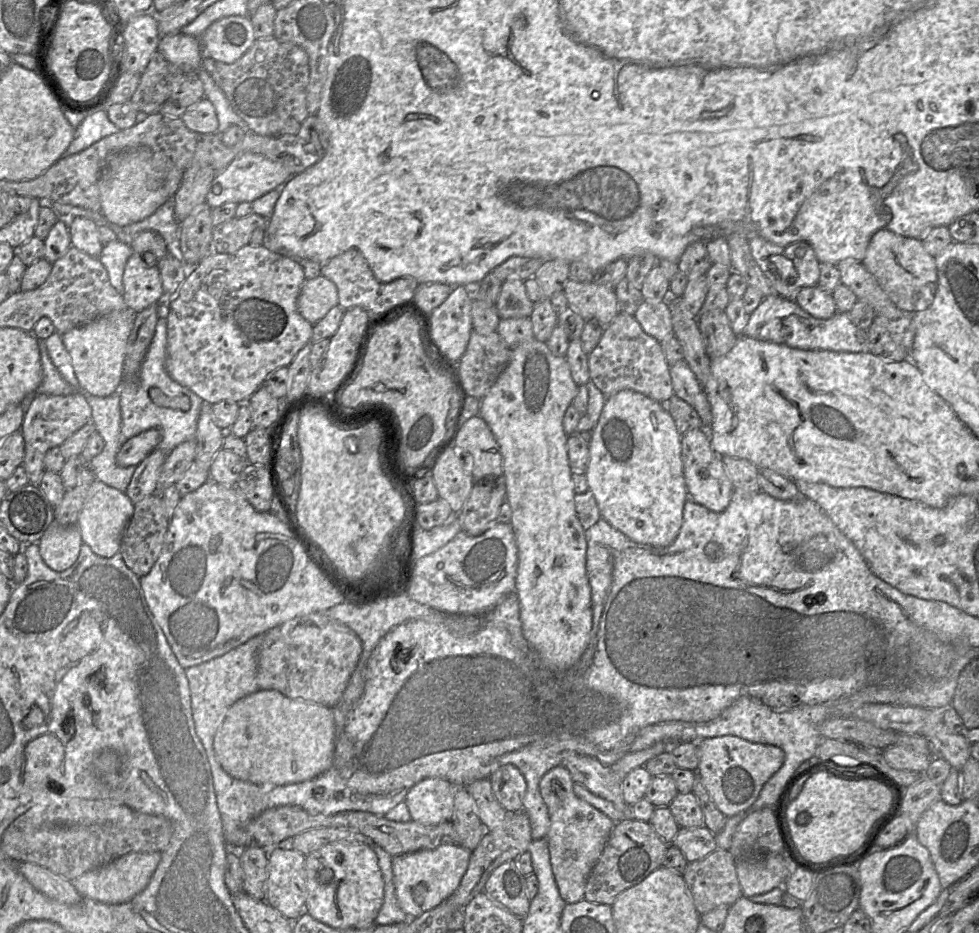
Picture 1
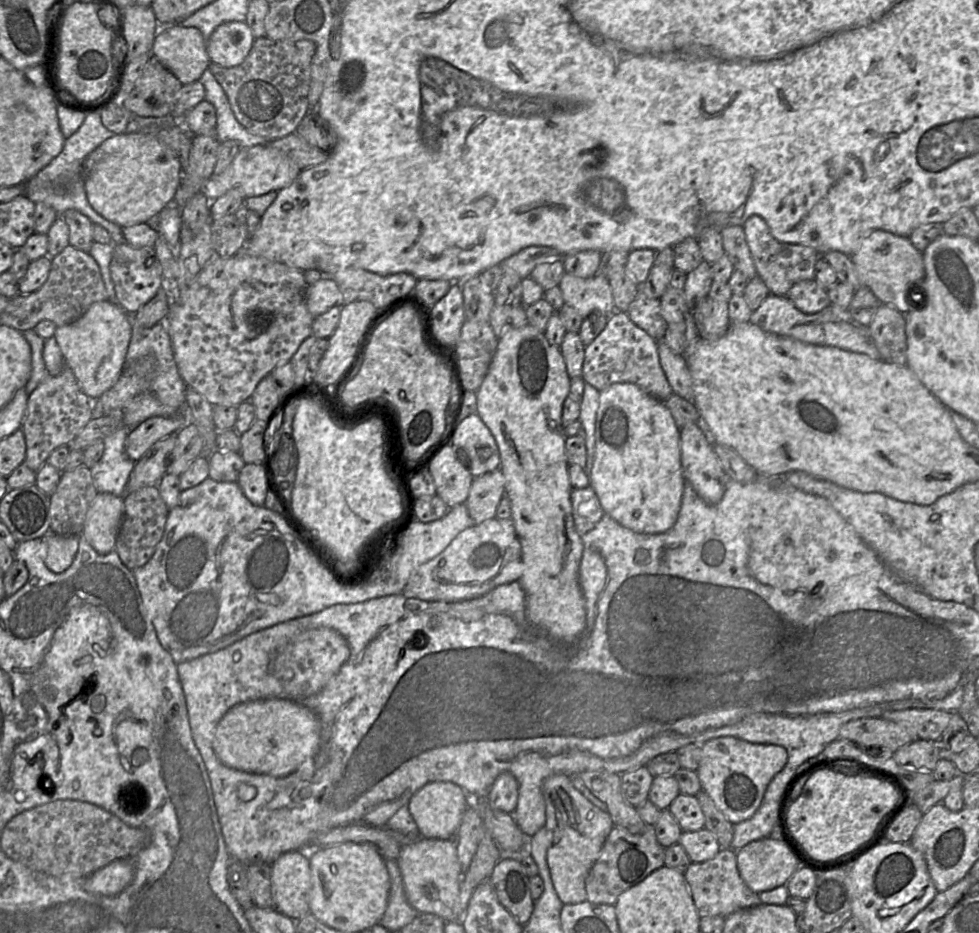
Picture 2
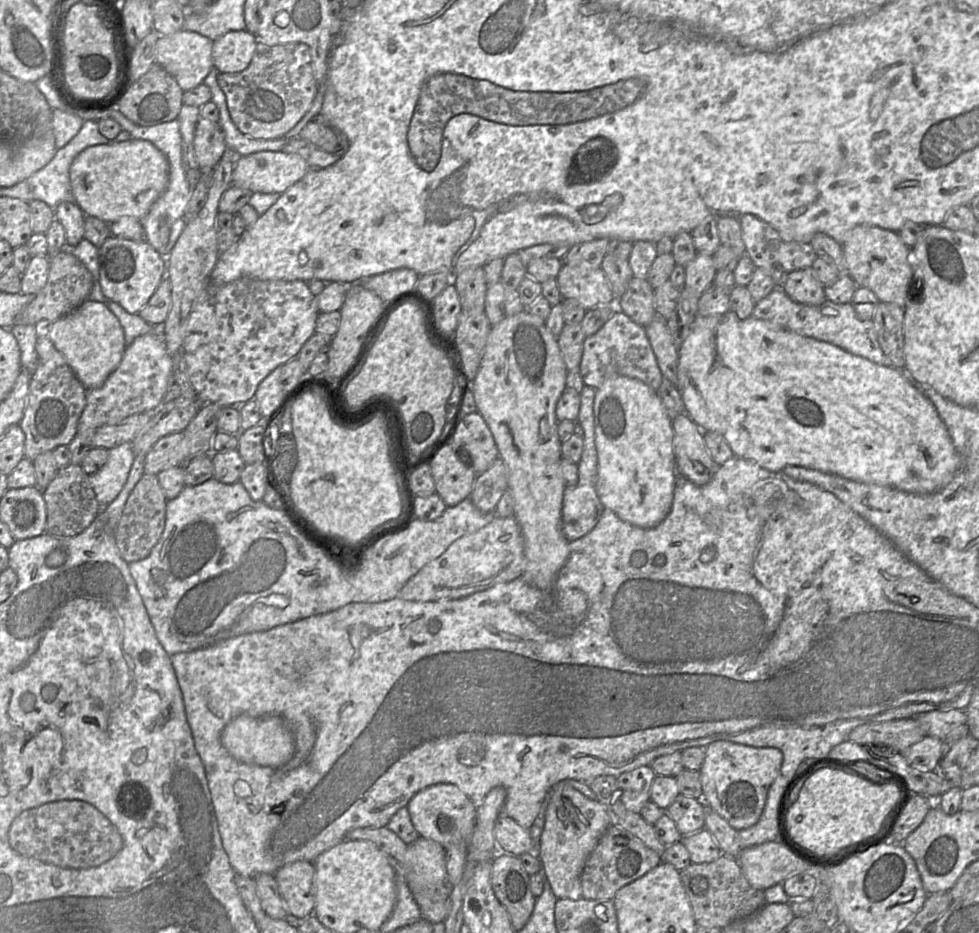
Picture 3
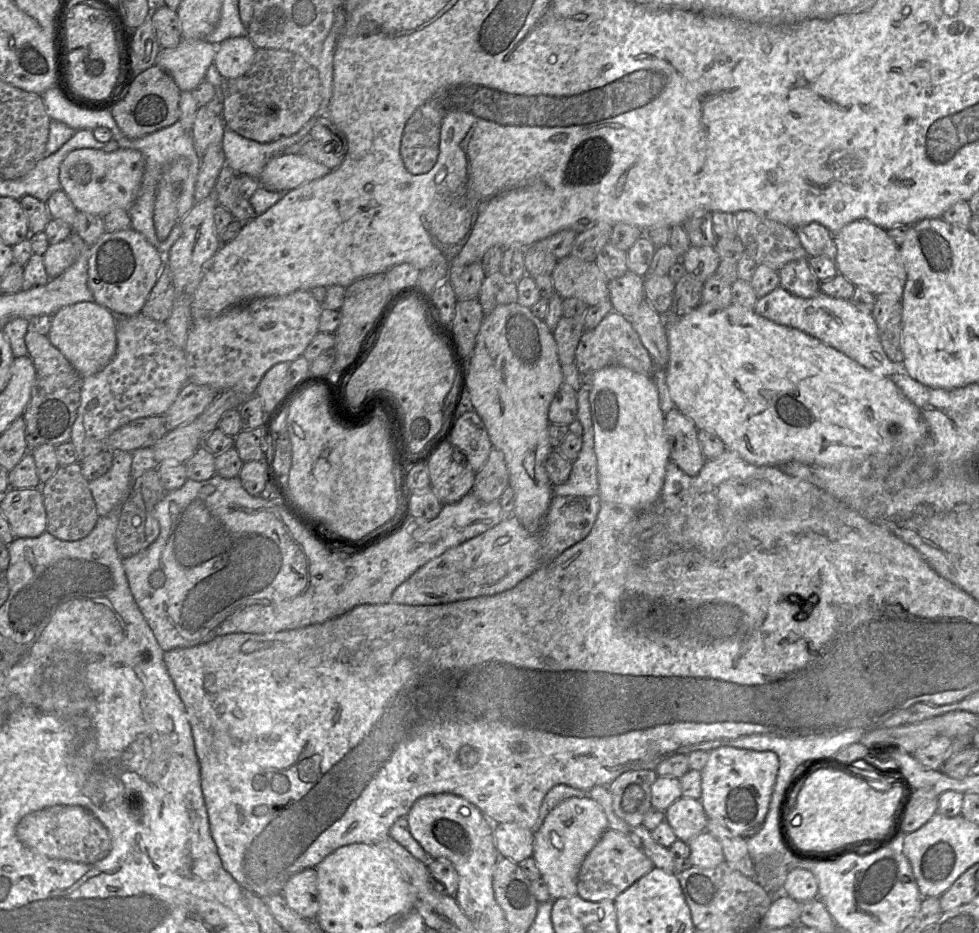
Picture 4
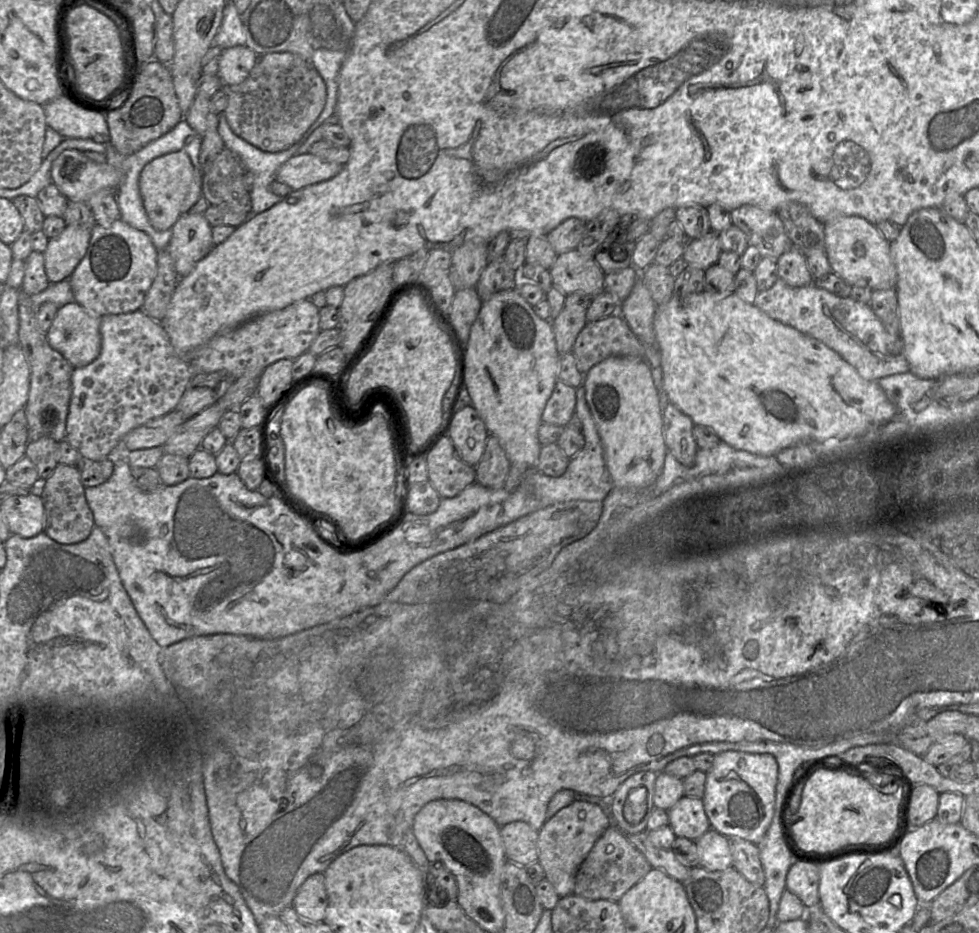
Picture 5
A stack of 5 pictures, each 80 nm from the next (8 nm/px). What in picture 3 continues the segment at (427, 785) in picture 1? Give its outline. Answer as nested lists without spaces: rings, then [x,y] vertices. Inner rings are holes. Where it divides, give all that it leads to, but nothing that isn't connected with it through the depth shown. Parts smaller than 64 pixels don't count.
[[[448,783],[431,785],[419,791],[408,803],[410,818],[419,836],[443,848],[453,844],[469,845],[476,827],[477,807],[457,786]]]

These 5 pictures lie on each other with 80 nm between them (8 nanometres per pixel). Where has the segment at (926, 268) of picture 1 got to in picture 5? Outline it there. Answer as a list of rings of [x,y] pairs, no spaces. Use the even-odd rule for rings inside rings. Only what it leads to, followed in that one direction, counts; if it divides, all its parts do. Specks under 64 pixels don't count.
[[[839,215],[824,224],[825,253],[831,271],[850,286],[865,286],[872,291],[895,289],[897,271],[890,253],[890,243],[877,227],[863,217]]]

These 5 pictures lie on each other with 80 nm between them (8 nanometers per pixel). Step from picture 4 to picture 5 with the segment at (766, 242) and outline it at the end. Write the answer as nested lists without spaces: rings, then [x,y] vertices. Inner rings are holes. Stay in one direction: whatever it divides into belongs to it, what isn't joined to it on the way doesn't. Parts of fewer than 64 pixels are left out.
[[[745,204],[731,211],[731,220],[732,224],[745,233],[749,245],[755,246],[762,258],[778,260],[793,246],[775,211]]]

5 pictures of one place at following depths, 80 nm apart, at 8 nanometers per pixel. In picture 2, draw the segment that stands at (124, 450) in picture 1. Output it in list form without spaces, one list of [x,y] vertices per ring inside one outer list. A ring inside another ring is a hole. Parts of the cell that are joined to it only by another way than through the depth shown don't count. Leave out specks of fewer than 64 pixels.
[[[179,415],[150,417],[128,432],[125,443],[126,453],[136,462],[155,442],[169,435],[176,435],[182,427],[183,419]]]

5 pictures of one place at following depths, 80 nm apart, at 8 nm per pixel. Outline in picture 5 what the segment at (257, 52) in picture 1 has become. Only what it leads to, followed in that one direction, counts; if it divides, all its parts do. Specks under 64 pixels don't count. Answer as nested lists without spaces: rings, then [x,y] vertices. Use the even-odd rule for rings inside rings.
[[[259,56],[243,82],[222,88],[227,95],[227,106],[223,114],[230,129],[238,137],[265,152],[281,152],[297,143],[319,117],[326,103],[325,82],[314,67],[309,65],[308,68],[294,68],[286,77],[269,77],[263,71]]]

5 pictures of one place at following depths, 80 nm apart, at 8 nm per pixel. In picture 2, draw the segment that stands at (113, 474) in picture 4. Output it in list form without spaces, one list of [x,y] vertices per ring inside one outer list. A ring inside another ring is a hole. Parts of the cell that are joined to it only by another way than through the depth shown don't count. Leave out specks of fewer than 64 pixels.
[[[122,425],[103,439],[104,453],[90,468],[98,493],[108,493],[123,498],[126,495],[126,486],[136,463],[129,458],[125,450],[129,431]]]

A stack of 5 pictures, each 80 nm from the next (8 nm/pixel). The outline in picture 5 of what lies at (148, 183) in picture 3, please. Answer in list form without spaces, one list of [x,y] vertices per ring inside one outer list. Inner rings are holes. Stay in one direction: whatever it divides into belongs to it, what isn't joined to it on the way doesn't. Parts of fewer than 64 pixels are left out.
[[[65,150],[52,163],[51,180],[68,201],[87,203],[100,190],[116,190],[121,171],[110,164],[95,162],[78,150]]]

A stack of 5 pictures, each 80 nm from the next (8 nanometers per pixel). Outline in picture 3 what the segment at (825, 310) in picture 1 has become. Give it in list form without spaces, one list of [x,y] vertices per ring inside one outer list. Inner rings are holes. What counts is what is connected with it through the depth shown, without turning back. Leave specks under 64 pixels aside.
[[[812,268],[790,272],[780,287],[794,301],[805,305],[819,305],[827,298],[824,285]]]

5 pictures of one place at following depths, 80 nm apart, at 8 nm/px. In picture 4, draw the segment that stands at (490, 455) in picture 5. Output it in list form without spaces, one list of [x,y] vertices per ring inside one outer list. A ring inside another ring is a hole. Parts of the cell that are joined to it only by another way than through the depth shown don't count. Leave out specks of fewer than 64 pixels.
[[[493,447],[484,466],[475,474],[472,493],[481,501],[498,501],[509,486],[509,471],[501,451]]]

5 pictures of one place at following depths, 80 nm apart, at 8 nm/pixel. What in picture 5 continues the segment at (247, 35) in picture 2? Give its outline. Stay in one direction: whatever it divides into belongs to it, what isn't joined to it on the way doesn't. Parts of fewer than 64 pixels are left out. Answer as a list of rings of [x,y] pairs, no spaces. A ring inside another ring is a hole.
[[[246,45],[222,49],[218,56],[218,77],[222,86],[243,82],[248,76],[258,55]]]

